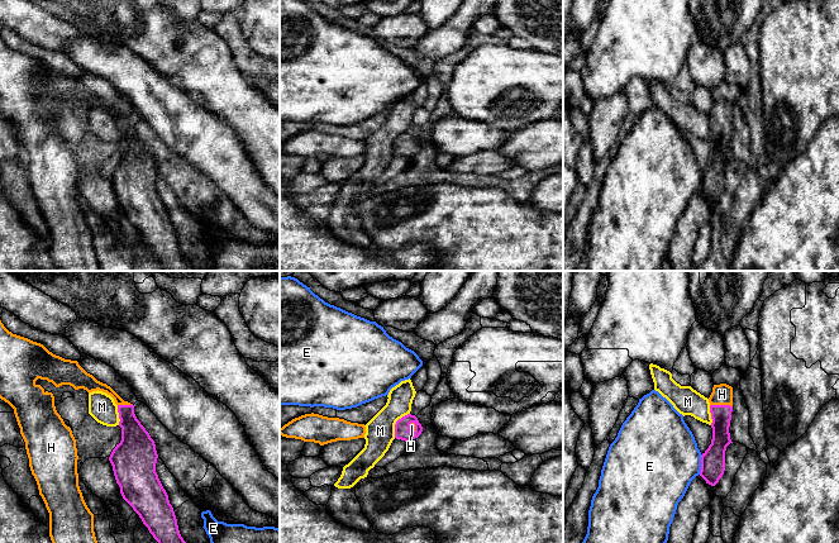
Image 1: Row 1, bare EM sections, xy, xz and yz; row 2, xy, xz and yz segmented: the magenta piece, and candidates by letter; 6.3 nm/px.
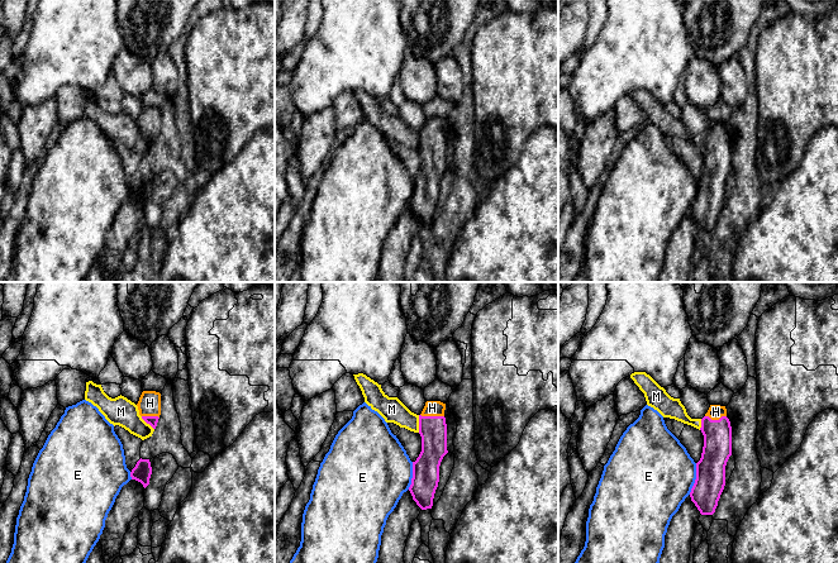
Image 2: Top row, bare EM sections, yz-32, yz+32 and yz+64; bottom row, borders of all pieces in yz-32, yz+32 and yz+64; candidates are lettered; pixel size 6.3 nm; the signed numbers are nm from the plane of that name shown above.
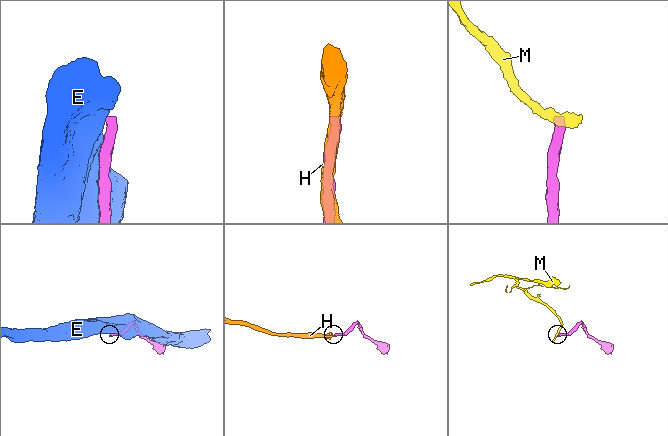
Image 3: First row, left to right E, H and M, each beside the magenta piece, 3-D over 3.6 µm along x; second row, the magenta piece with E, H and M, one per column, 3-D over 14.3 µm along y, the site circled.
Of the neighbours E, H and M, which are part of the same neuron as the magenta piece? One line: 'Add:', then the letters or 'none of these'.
Add: H

